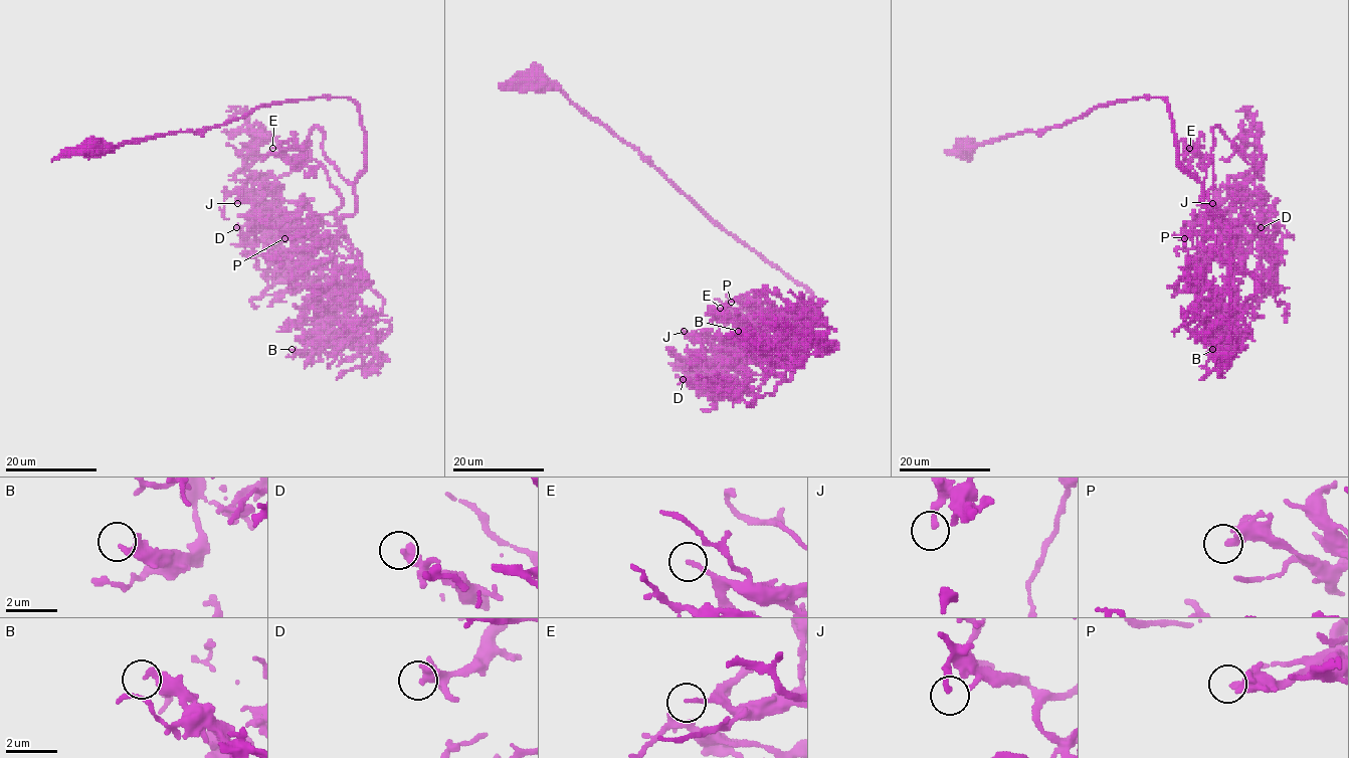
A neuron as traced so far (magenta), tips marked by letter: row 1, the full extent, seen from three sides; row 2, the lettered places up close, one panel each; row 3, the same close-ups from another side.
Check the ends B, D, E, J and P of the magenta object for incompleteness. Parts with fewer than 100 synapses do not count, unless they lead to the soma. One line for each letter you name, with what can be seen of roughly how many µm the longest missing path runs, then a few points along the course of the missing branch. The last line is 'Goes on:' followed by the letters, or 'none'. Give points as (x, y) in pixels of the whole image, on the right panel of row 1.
Goes on: none

